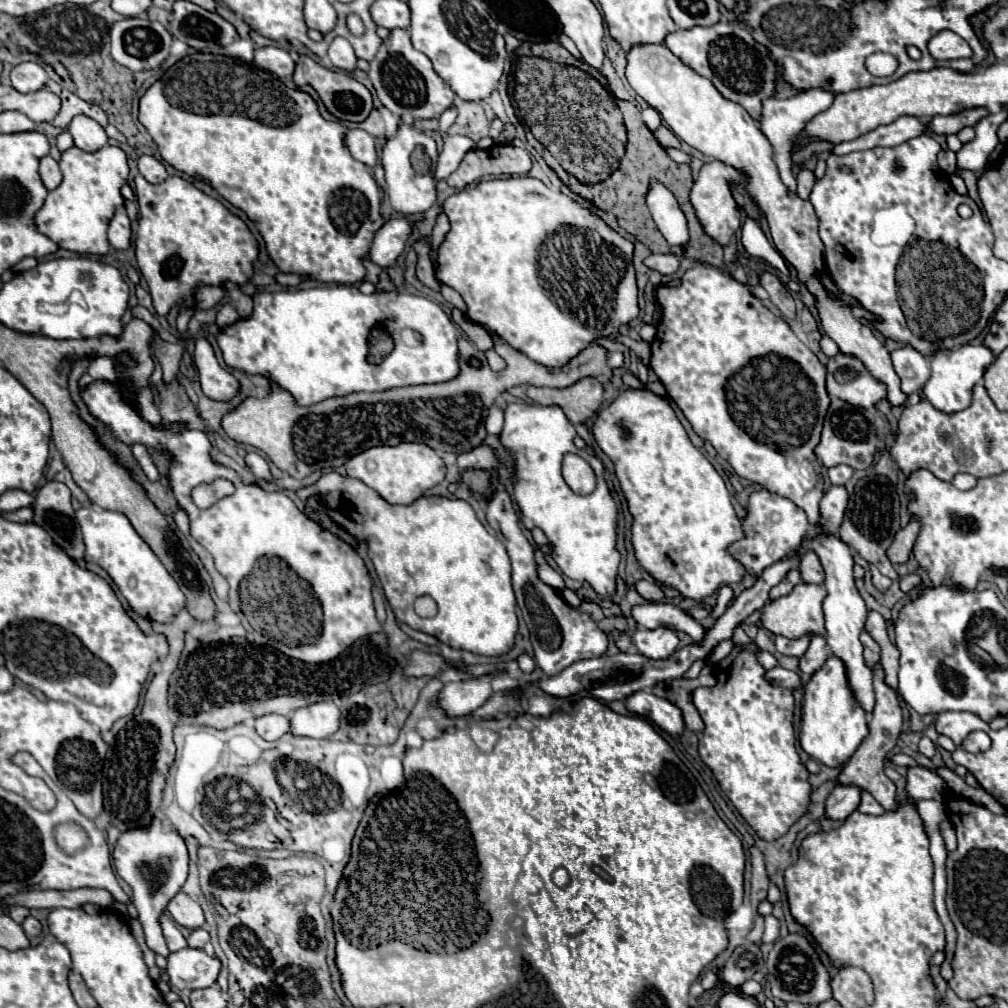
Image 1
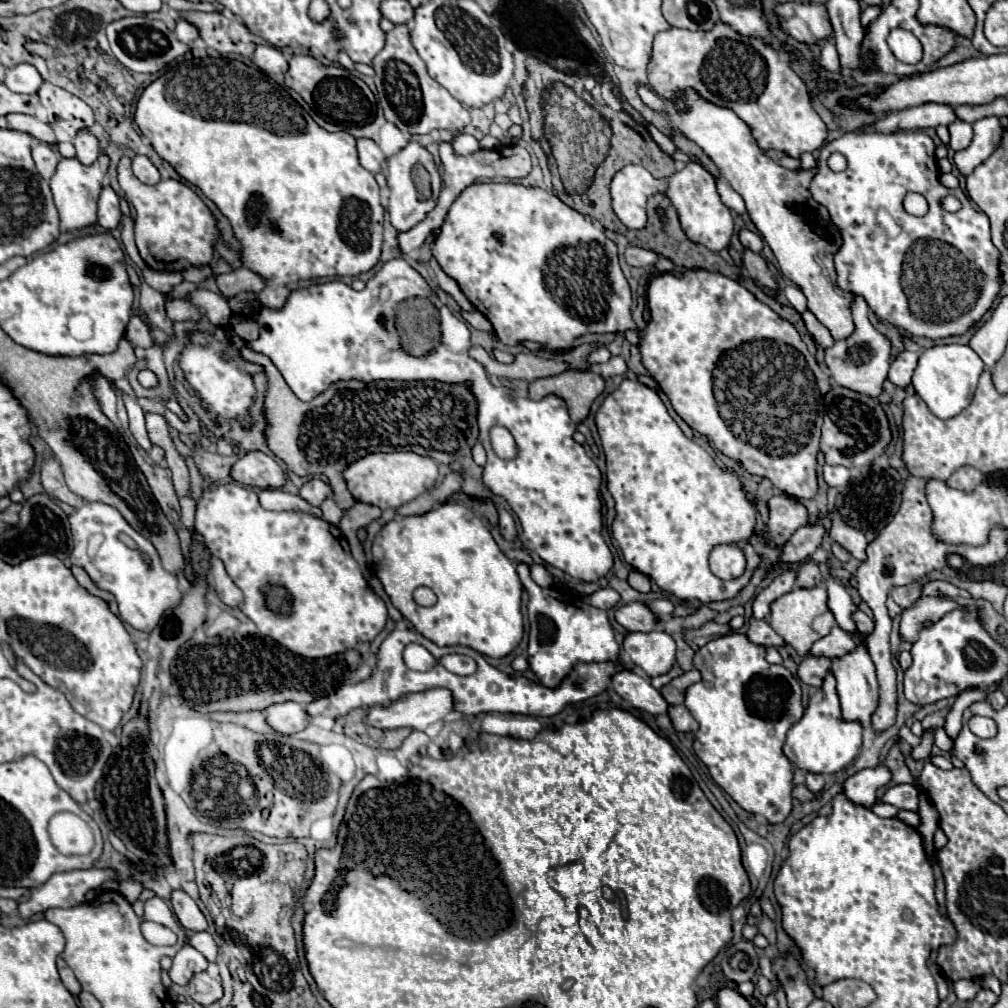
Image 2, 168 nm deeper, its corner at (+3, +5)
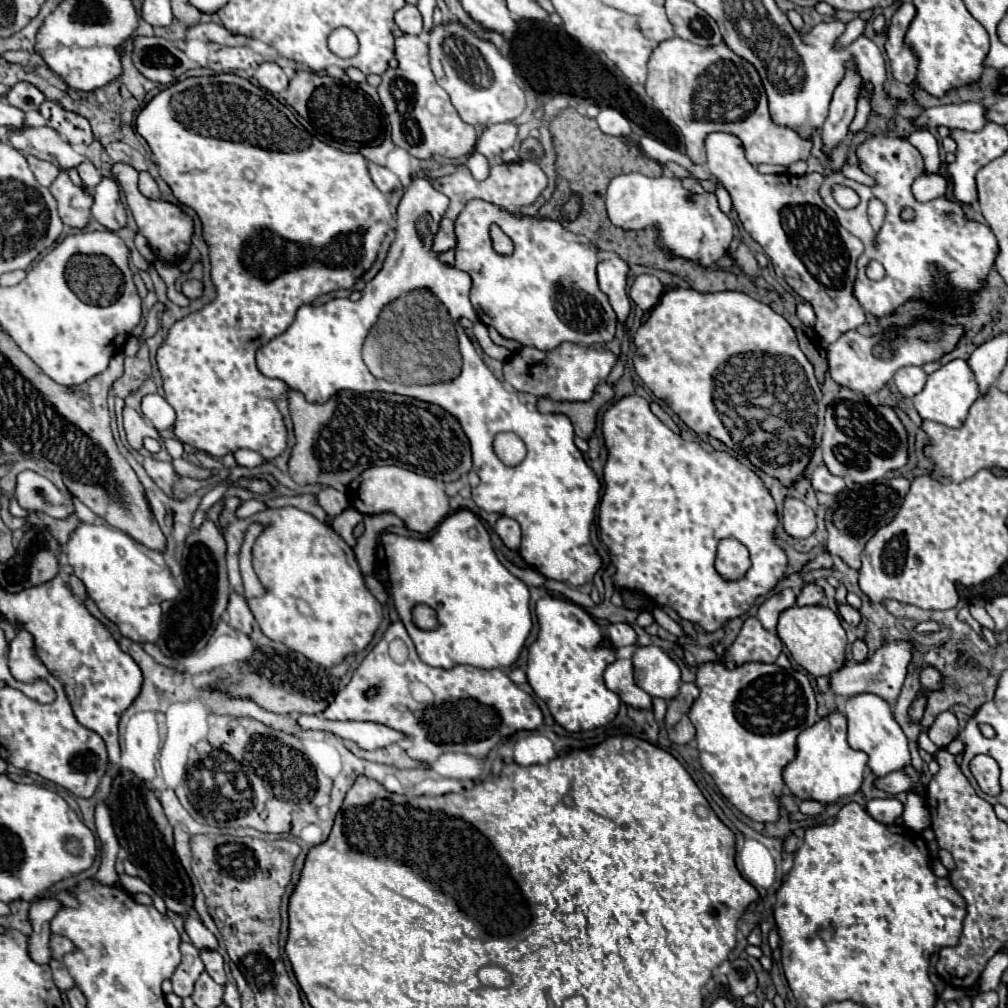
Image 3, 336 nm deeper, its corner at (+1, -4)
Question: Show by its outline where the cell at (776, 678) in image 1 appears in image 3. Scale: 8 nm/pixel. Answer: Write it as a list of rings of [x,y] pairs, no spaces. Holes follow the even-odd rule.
[[[898,639],[898,641],[886,643],[880,649],[876,649],[866,661],[852,663],[852,665],[846,663],[838,671],[834,671],[830,675],[830,689],[838,697],[852,697],[862,691],[874,691],[894,707],[898,701],[898,695],[900,695],[900,689],[904,685],[906,667],[908,667],[912,655],[914,655],[914,641],[910,641],[910,639]]]

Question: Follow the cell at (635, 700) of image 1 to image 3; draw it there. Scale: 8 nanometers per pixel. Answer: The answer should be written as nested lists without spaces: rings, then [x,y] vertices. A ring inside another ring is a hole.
[[[616,659],[604,671],[604,683],[626,705],[634,709],[652,709],[652,697],[634,683],[634,667],[630,659]]]

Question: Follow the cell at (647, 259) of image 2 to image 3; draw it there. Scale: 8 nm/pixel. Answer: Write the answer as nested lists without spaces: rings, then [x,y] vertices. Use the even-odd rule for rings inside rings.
[[[610,255],[598,263],[598,283],[602,291],[606,291],[622,329],[626,329],[626,321],[630,315],[630,297],[622,297],[628,295],[626,293],[628,271],[630,271],[628,263],[618,255]]]

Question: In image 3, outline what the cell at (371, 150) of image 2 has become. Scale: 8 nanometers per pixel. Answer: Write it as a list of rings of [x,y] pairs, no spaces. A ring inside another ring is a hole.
[[[368,163],[368,171],[370,171],[370,177],[372,177],[374,185],[376,185],[382,193],[390,193],[390,191],[394,191],[396,187],[400,187],[398,177],[396,177],[390,169],[386,169],[386,167],[382,167],[382,165],[376,165],[376,163]]]

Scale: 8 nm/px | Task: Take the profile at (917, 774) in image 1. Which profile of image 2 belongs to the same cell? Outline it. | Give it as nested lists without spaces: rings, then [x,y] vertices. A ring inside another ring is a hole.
[[[900,784],[900,786],[892,786],[884,792],[884,796],[880,798],[880,802],[892,804],[900,810],[911,810],[918,812],[919,792],[916,792],[914,784]]]

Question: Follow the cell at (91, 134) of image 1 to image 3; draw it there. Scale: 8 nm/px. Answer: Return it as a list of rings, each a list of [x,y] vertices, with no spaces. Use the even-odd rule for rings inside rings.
[[[84,161],[82,165],[78,165],[78,173],[80,173],[82,183],[84,183],[88,189],[96,187],[96,185],[102,181],[102,173],[100,173],[100,169],[96,169],[90,161]]]

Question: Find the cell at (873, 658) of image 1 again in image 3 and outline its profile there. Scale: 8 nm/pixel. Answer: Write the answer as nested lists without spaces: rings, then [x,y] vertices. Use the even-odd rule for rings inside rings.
[[[838,605],[838,609],[842,609],[840,615],[842,615],[842,619],[844,619],[846,623],[850,623],[852,627],[858,627],[858,625],[860,625],[862,617],[860,617],[860,613],[858,613],[854,607],[850,607],[850,605]]]

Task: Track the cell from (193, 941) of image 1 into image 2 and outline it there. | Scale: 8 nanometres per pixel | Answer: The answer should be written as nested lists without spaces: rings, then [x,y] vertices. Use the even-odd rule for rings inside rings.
[[[194,932],[192,938],[188,940],[190,946],[194,946],[198,952],[202,952],[206,956],[208,962],[216,962],[216,956],[218,956],[218,948],[216,948],[216,942],[214,938],[208,934],[208,932]]]

